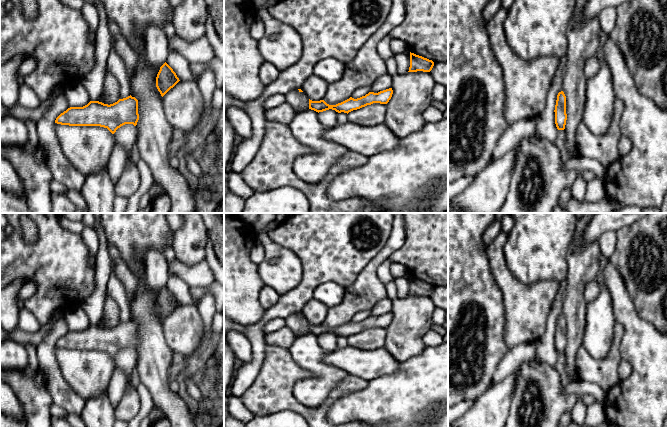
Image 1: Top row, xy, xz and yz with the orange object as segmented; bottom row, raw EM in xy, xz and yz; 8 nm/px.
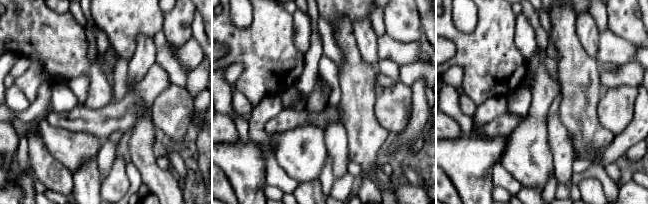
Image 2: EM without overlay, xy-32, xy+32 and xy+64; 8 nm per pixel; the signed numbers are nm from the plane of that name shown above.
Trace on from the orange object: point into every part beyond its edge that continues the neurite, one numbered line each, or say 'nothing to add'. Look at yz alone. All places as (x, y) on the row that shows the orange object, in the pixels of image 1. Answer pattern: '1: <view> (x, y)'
nothing to add

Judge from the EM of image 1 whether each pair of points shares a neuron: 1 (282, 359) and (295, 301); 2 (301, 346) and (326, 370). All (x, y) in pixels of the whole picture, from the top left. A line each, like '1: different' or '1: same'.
1: different
2: same

